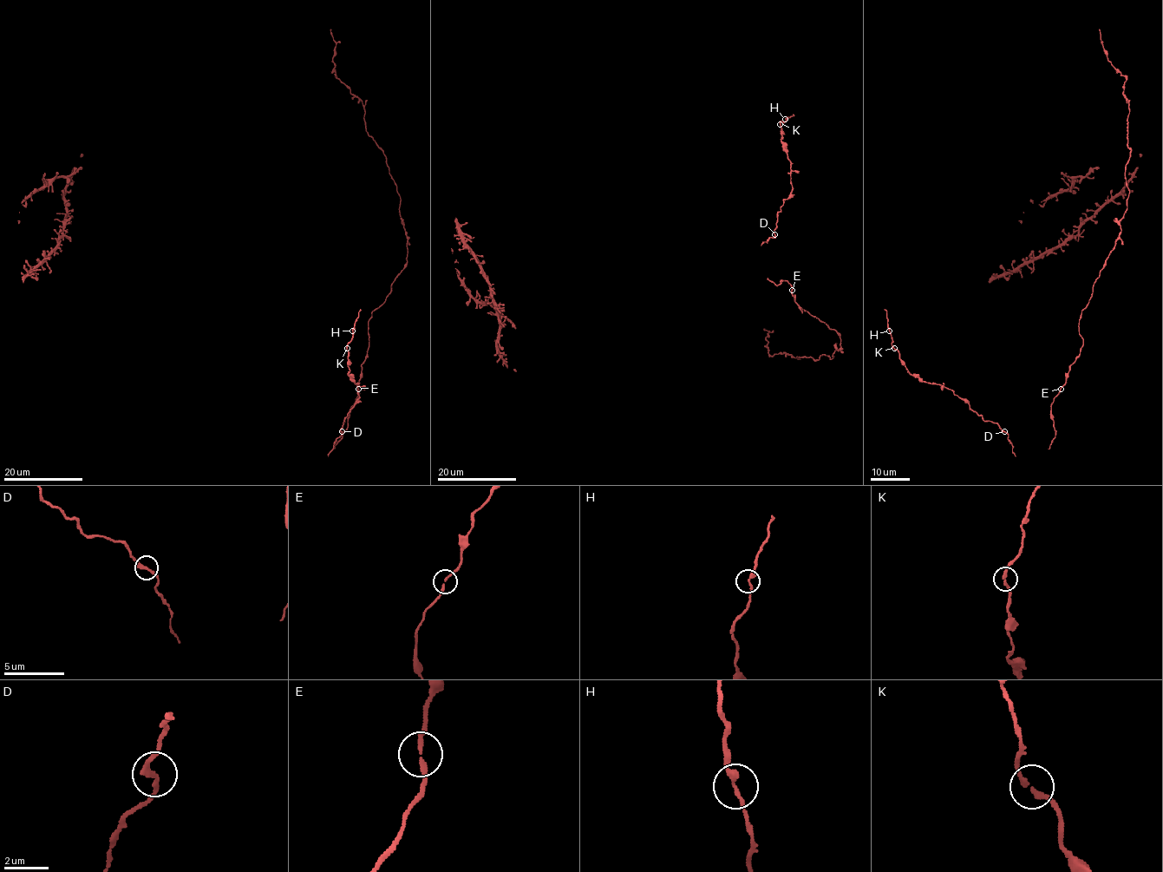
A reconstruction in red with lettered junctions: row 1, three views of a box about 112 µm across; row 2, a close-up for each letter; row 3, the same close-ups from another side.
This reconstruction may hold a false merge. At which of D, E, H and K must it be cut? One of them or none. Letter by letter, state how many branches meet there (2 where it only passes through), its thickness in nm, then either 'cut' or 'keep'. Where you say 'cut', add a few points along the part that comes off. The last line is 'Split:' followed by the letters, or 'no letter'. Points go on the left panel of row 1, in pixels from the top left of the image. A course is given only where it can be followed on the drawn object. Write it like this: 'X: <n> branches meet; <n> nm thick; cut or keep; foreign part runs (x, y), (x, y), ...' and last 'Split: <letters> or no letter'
D: 2 branches meet; 220 nm thick; keep
E: 2 branches meet; 180 nm thick; keep
H: 2 branches meet; 220 nm thick; keep
K: 2 branches meet; 200 nm thick; keep
Split: no letter

